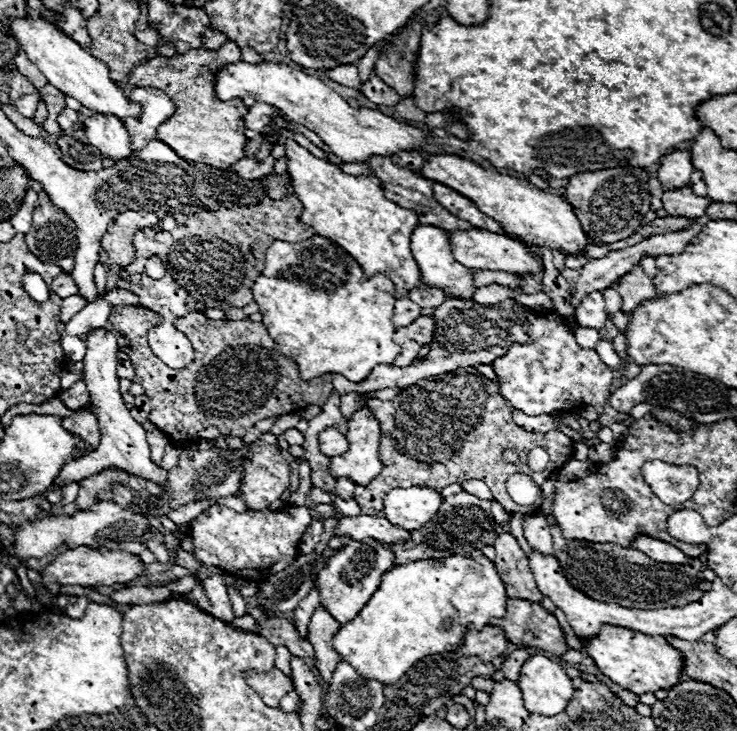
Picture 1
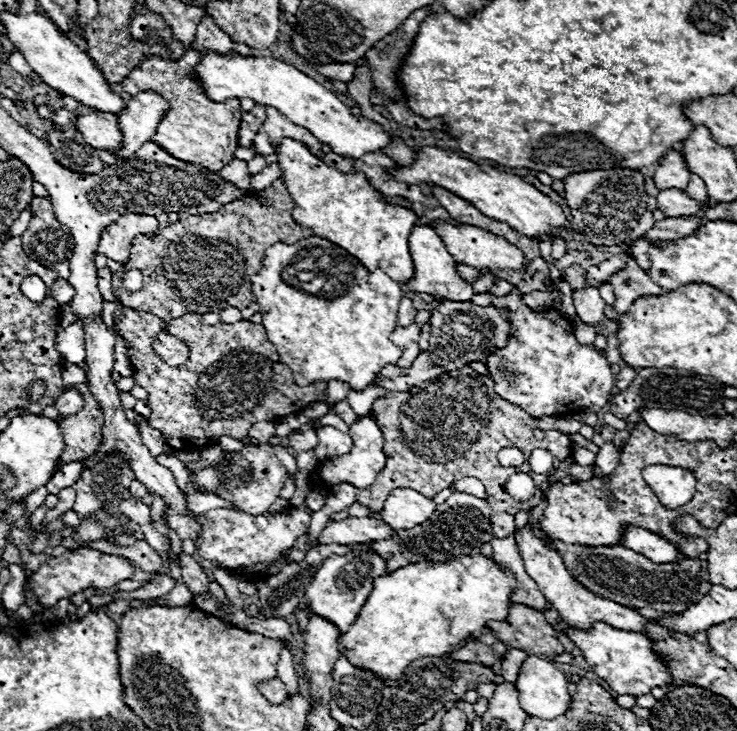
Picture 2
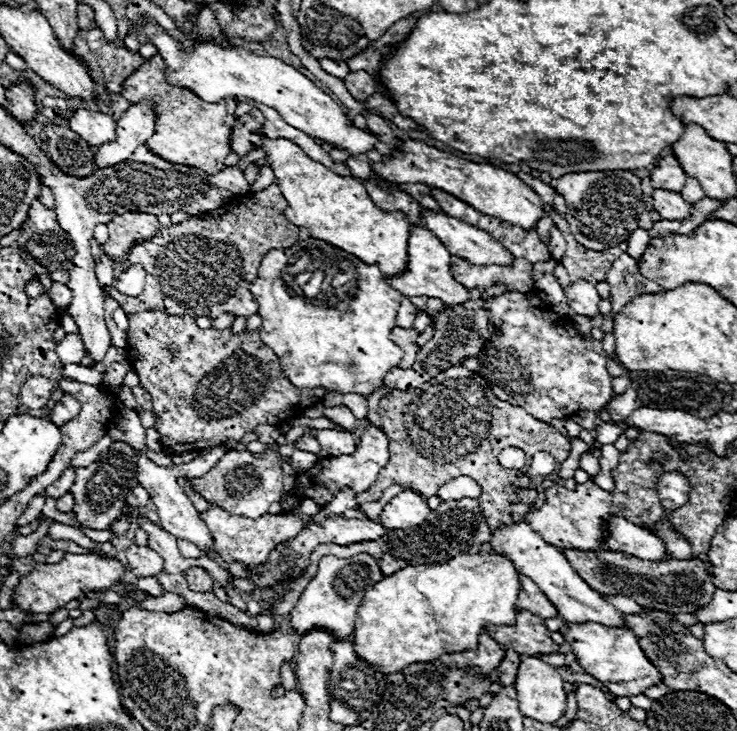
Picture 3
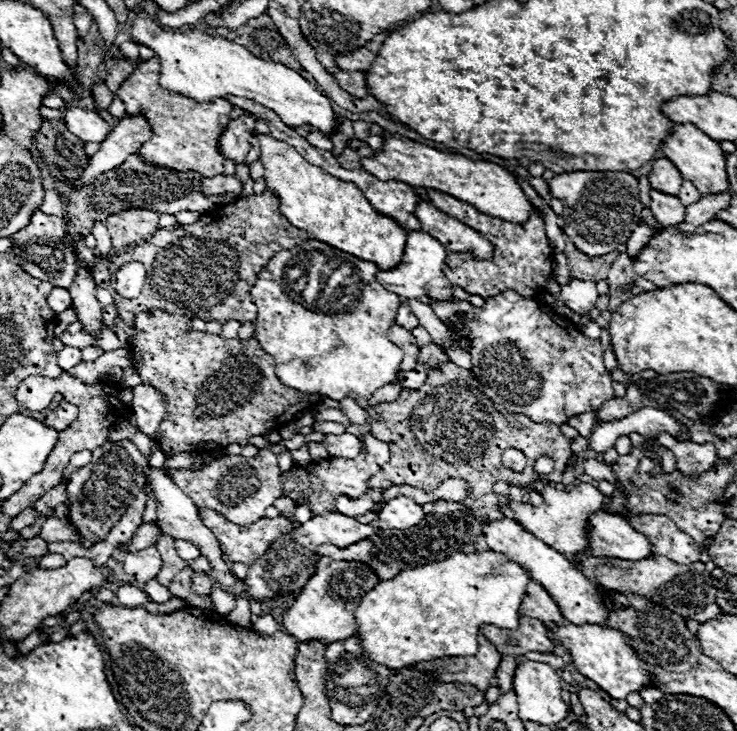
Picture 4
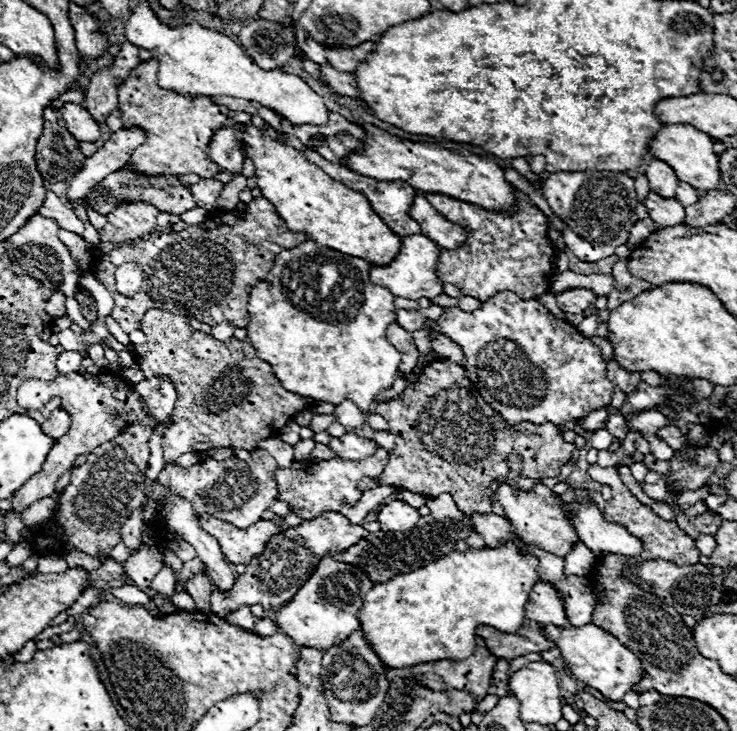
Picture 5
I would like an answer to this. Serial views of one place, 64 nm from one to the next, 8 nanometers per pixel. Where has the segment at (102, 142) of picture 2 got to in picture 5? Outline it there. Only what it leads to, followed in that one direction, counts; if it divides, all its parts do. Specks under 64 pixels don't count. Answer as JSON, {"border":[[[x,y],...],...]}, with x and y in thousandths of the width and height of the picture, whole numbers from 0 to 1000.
{"border":[[[90,140],[81,148],[84,164],[90,167],[90,175],[98,186],[103,186],[111,194],[133,194],[138,189],[138,172],[122,159],[122,153],[106,142]]]}

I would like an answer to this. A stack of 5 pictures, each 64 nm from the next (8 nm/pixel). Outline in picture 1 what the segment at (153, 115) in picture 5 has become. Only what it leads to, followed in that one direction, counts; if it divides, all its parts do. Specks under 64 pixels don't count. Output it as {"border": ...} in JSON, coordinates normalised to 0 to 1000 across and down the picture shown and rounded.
{"border":[[[309,55],[296,68],[258,68],[252,74],[242,74],[233,79],[212,77],[190,90],[185,90],[176,101],[176,112],[182,118],[204,118],[223,123],[233,140],[239,142],[239,153],[228,161],[217,175],[212,189],[225,194],[244,216],[258,222],[274,222],[288,230],[312,230],[331,213],[331,200],[339,194],[331,183],[331,159],[336,148],[326,134],[318,137],[296,137],[293,131],[293,101],[304,88],[318,88],[328,82],[326,63]]]}

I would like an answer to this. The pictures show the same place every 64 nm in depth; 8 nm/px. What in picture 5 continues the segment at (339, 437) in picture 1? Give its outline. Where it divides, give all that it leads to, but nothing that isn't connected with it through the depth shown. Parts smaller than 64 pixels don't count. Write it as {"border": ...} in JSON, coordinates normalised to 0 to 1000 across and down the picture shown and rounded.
{"border":[[[478,591],[461,599],[450,599],[445,610],[448,616],[453,616],[453,621],[459,621],[467,629],[491,629],[491,627],[499,627],[510,616],[510,605],[499,599],[488,599]]]}

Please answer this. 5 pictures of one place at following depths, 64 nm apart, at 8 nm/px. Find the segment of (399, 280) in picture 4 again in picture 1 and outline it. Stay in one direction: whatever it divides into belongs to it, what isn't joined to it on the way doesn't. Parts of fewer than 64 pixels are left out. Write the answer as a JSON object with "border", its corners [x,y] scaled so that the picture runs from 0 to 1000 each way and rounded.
{"border":[[[564,309],[564,315],[559,317],[559,328],[556,328],[556,339],[562,345],[562,356],[570,364],[573,372],[573,389],[583,391],[594,391],[600,394],[605,402],[621,408],[621,405],[638,405],[643,402],[646,391],[643,391],[643,375],[646,369],[627,364],[624,358],[619,358],[613,339],[611,339],[611,326],[602,315],[594,315],[592,309]]]}

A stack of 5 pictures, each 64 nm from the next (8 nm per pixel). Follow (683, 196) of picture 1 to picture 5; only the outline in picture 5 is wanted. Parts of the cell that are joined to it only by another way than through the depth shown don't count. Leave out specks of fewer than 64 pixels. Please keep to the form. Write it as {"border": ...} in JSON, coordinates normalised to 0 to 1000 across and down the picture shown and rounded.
{"border":[[[882,263],[874,282],[893,312],[920,309],[928,304],[928,282],[917,271],[898,271],[890,263]]]}

